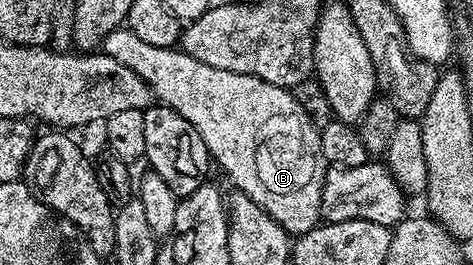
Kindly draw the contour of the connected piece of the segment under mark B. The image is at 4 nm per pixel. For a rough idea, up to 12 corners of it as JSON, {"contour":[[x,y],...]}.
{"contour":[[146,44],[103,53],[190,120],[289,236],[321,221],[320,130],[291,89]]}

